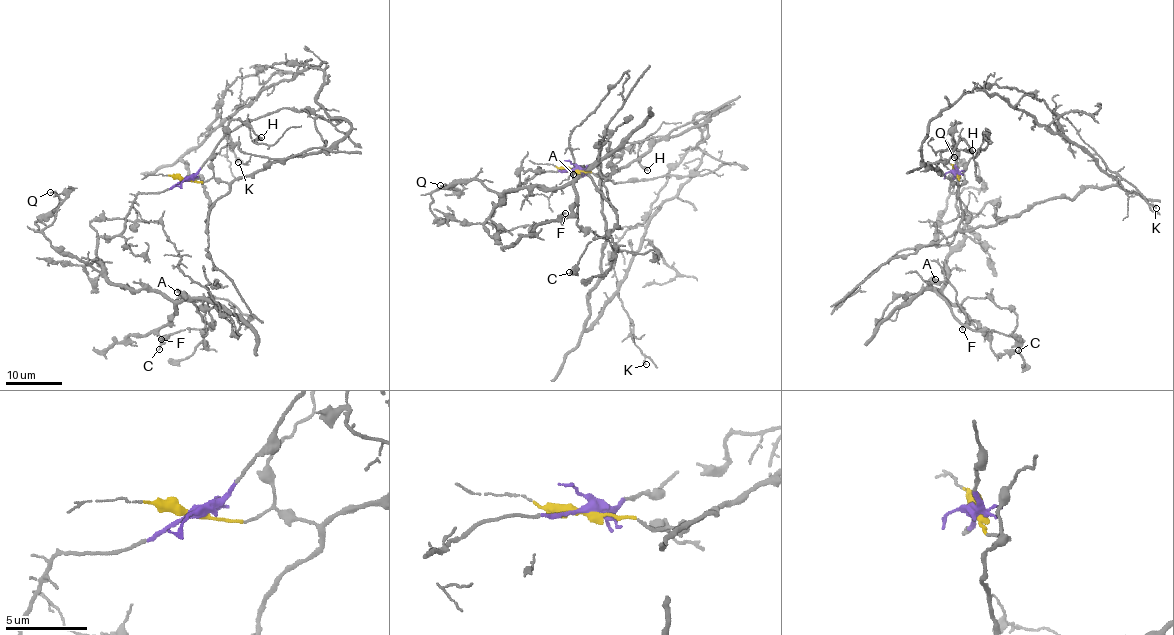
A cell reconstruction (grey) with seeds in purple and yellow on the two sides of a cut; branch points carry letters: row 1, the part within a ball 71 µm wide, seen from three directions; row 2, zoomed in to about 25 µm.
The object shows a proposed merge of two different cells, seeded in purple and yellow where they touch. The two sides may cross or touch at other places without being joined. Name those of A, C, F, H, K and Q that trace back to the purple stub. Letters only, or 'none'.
A, C, F, H, Q

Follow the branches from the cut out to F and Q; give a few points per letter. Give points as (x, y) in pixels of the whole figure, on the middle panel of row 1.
F: (573, 170), (539, 172), (493, 204), (508, 190), (572, 183), (576, 201), (566, 213)
Q: (573, 170), (539, 172), (495, 208), (499, 195), (478, 180), (436, 189), (448, 190), (440, 185)

